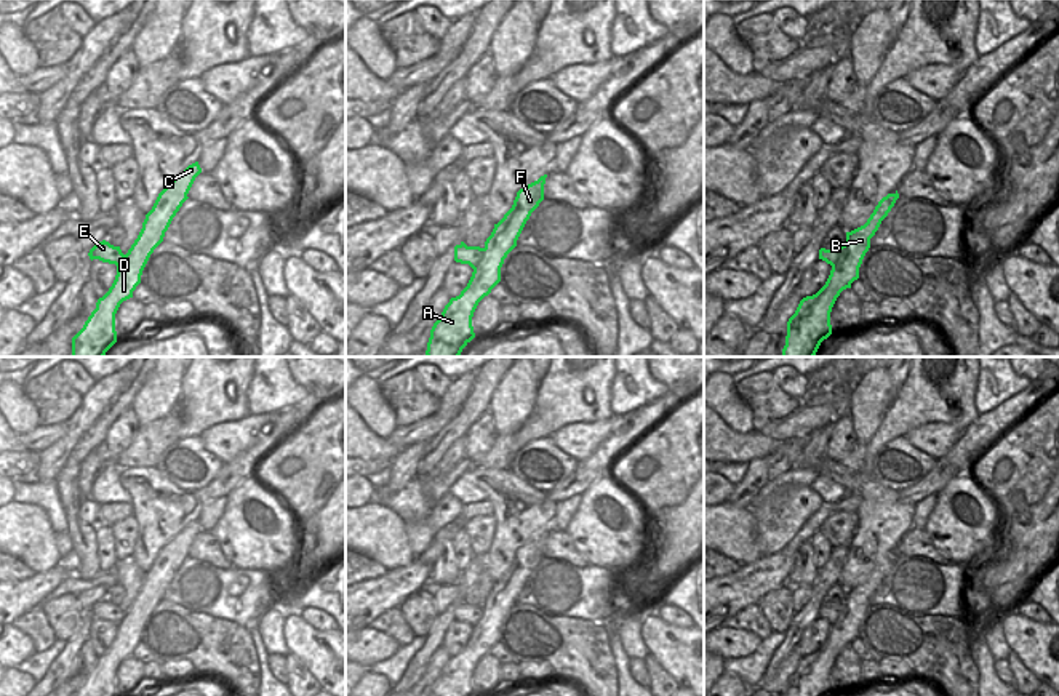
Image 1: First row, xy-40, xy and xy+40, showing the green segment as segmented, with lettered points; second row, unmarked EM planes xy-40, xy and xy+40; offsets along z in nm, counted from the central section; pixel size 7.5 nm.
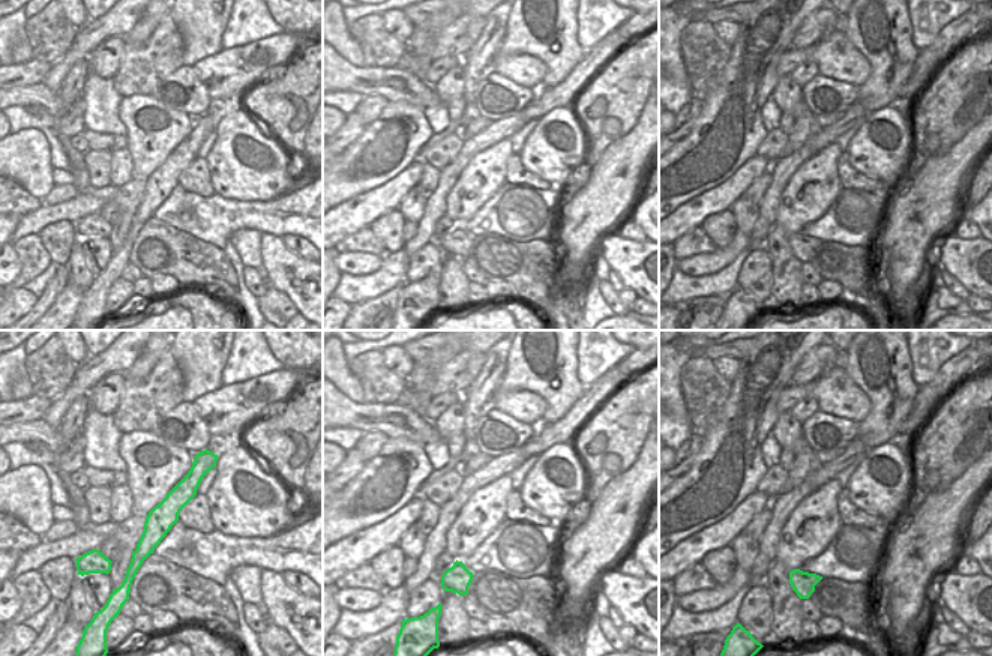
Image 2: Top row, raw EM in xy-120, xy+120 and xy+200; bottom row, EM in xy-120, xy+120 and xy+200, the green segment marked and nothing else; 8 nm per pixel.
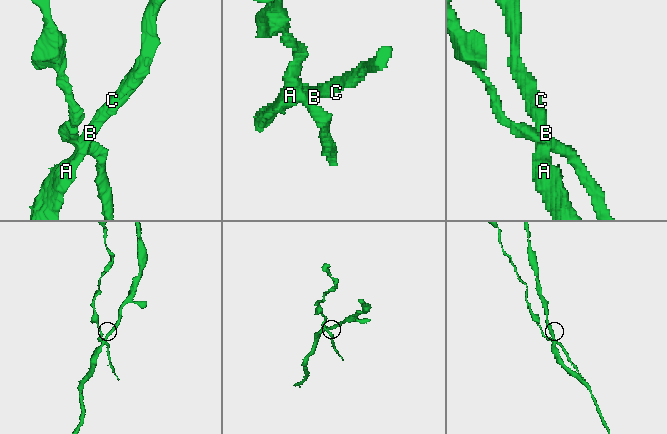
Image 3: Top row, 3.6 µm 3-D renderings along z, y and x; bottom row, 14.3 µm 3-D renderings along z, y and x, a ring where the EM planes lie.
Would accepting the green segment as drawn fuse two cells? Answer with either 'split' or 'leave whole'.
split

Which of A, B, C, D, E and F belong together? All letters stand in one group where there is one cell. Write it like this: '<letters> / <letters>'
A B C D F / E

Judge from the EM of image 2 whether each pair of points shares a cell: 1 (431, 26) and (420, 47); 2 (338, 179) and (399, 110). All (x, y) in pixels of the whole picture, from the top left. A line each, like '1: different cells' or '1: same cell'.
1: same cell
2: same cell

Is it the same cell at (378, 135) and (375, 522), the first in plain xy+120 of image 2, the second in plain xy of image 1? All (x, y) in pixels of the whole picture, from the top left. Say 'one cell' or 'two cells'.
two cells

